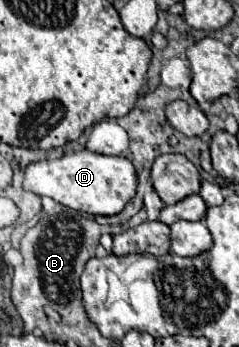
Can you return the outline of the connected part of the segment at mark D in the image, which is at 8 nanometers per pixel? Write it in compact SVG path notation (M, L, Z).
M79 149L63 155L61 159L45 159L31 163L25 169L23 187L31 193L51 197L57 203L75 211L91 215L117 215L135 197L137 175L135 167L125 157L97 155L87 149Z

